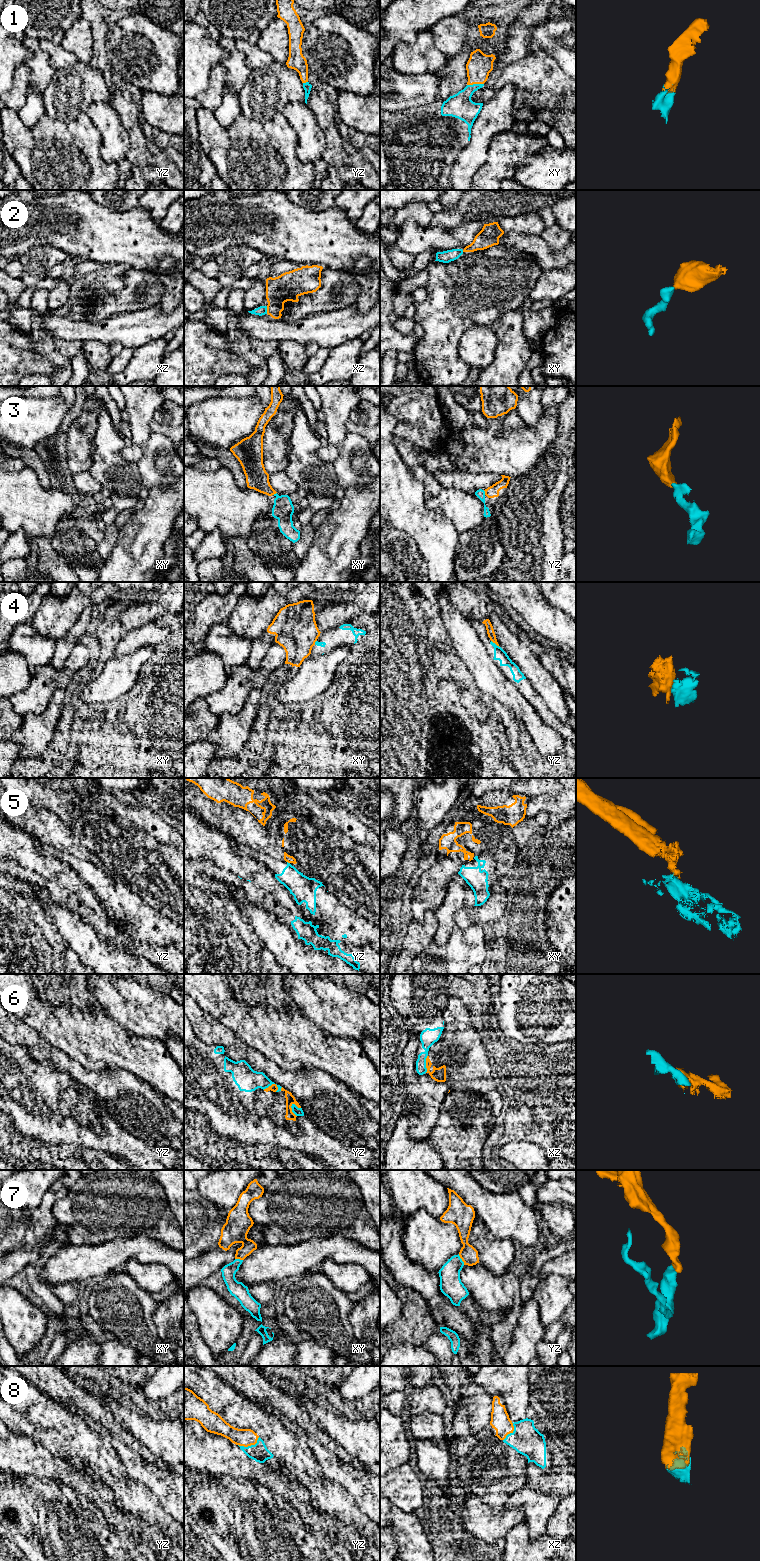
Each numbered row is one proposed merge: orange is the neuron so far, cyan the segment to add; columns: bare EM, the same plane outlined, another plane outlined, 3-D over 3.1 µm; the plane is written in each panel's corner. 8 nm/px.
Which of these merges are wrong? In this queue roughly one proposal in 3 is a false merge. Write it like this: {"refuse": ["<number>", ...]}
{"refuse": ["4", "5", "6"]}

